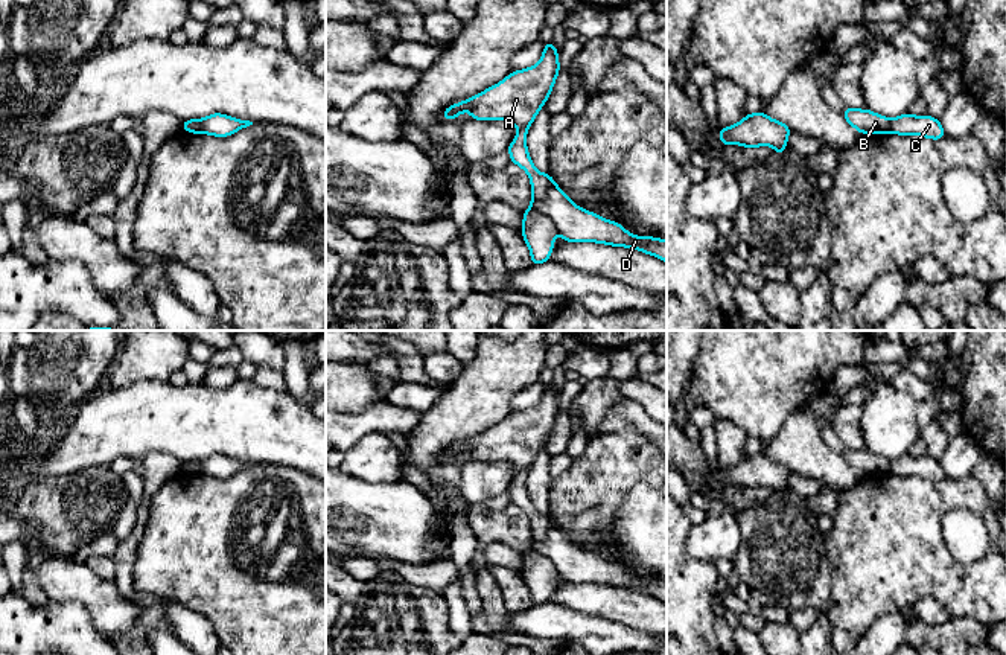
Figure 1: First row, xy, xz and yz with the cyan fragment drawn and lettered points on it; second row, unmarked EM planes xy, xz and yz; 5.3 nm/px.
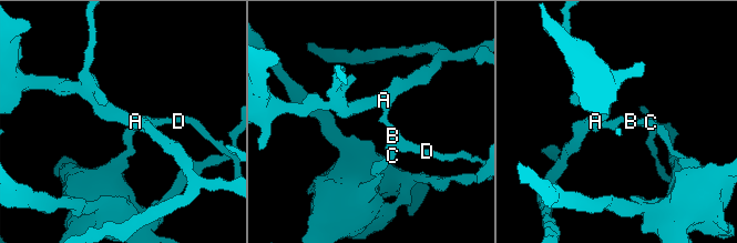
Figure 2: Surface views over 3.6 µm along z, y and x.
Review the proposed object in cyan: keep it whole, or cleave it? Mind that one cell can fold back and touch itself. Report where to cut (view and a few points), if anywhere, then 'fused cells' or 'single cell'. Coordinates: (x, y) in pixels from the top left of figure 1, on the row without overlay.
no cut; single cell

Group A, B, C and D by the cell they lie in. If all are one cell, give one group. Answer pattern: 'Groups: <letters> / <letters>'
Groups: A B C D

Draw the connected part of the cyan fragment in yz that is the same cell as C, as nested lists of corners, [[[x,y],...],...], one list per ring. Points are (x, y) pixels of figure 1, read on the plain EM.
[[[845,448],[842,457],[860,475],[915,475],[933,481],[947,478],[939,460],[928,455],[912,457],[907,452],[895,460],[887,460],[886,457],[877,455],[868,449],[855,451]]]

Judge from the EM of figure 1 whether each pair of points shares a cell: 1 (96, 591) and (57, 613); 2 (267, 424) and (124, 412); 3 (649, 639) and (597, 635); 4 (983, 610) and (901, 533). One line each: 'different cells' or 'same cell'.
1: different cells
2: same cell
3: same cell
4: same cell

